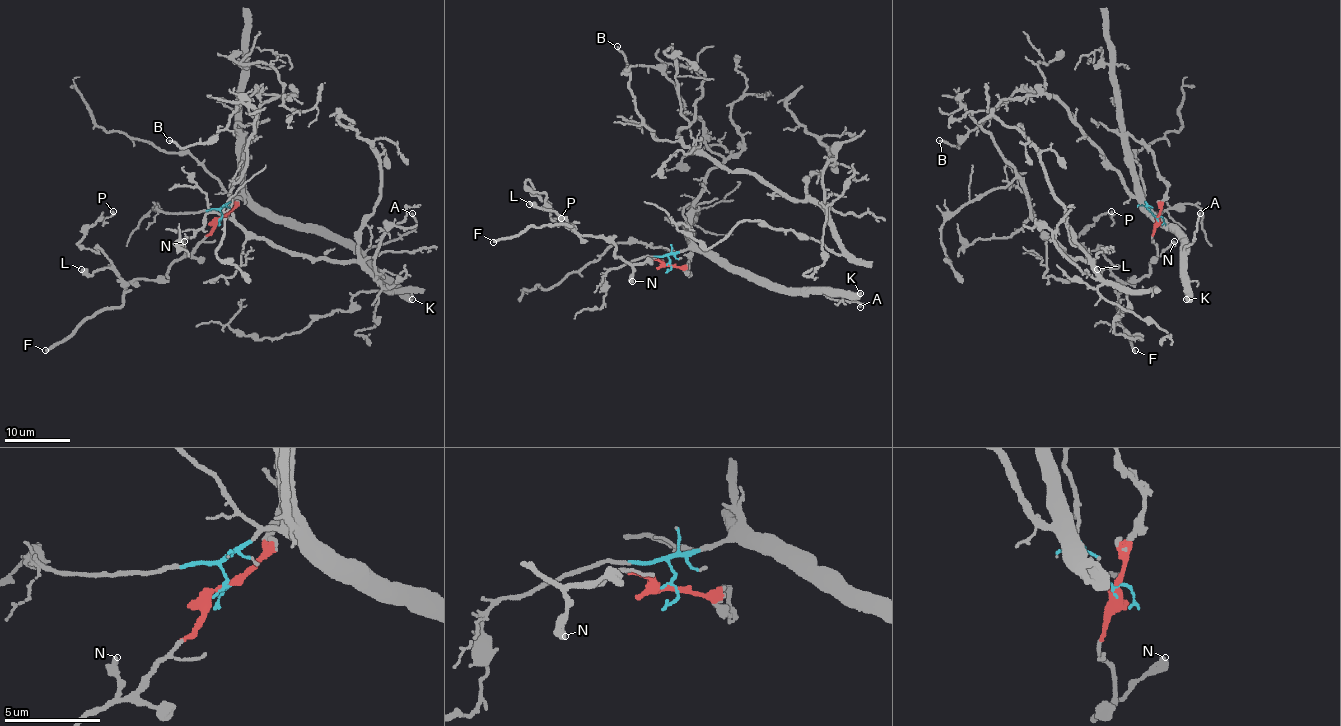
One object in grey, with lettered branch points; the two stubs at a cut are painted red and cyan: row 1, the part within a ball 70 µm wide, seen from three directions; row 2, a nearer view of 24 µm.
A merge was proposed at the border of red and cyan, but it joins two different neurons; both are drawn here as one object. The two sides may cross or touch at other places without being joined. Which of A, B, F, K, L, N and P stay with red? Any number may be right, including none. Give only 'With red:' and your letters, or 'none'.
With red: F, L, N, P

